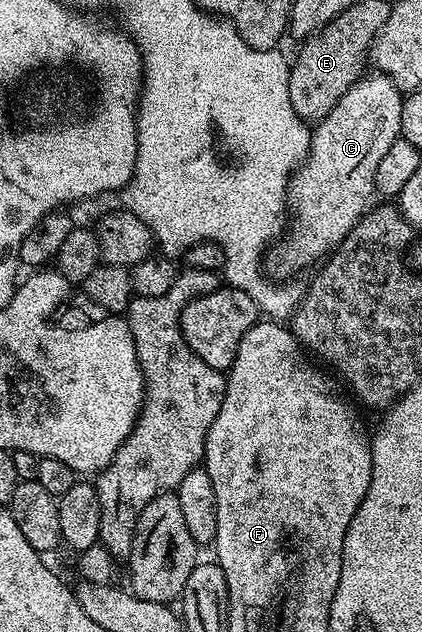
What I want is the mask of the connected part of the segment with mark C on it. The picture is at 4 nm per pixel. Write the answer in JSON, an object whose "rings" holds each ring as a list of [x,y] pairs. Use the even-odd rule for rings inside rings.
{"rings":[[[367,73],[360,77],[347,90],[345,97],[341,97],[341,101],[337,101],[337,105],[329,109],[327,116],[314,124],[307,158],[296,167],[287,184],[289,226],[282,238],[265,255],[265,271],[268,276],[291,277],[294,276],[291,275],[294,271],[299,271],[310,263],[318,264],[343,242],[343,238],[367,214],[372,202],[371,195],[376,194],[377,165],[381,157],[385,157],[389,145],[400,138],[401,109],[405,98],[404,92],[400,91],[399,86],[388,75],[374,74]]]}

